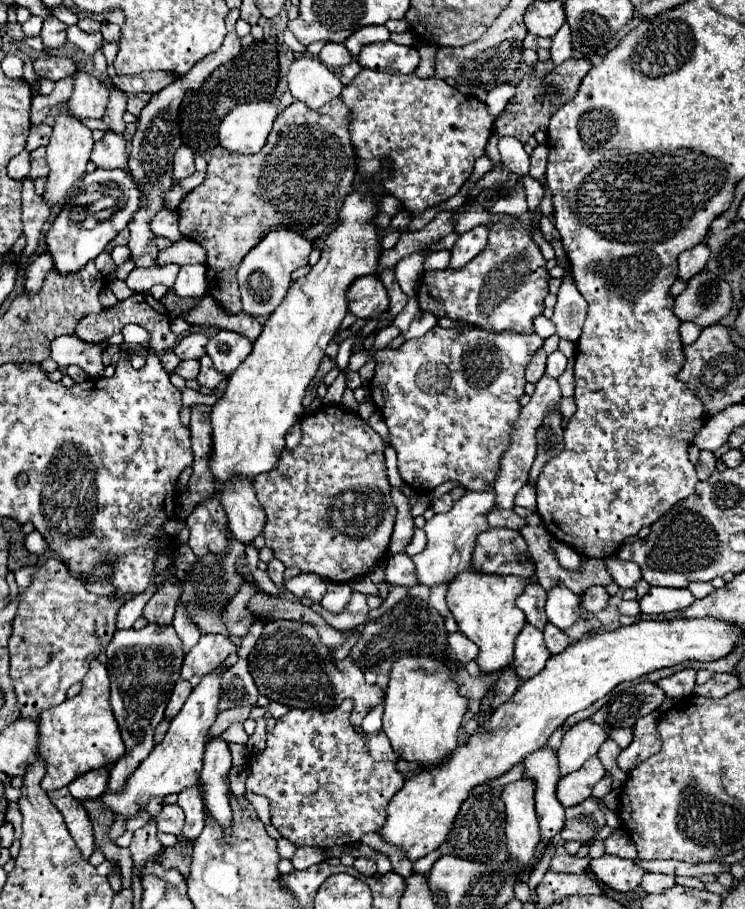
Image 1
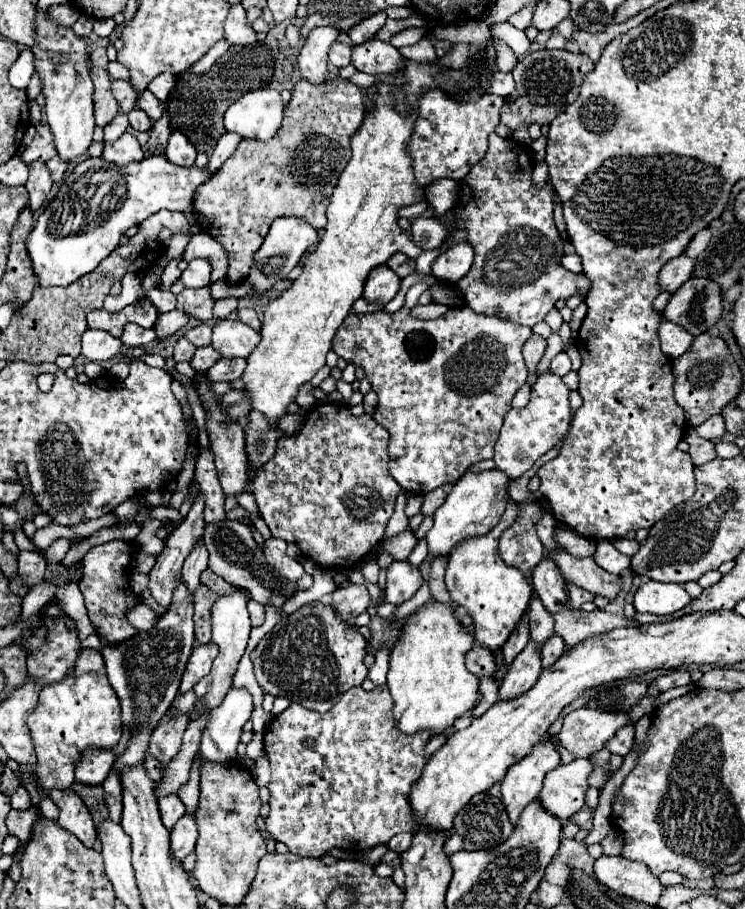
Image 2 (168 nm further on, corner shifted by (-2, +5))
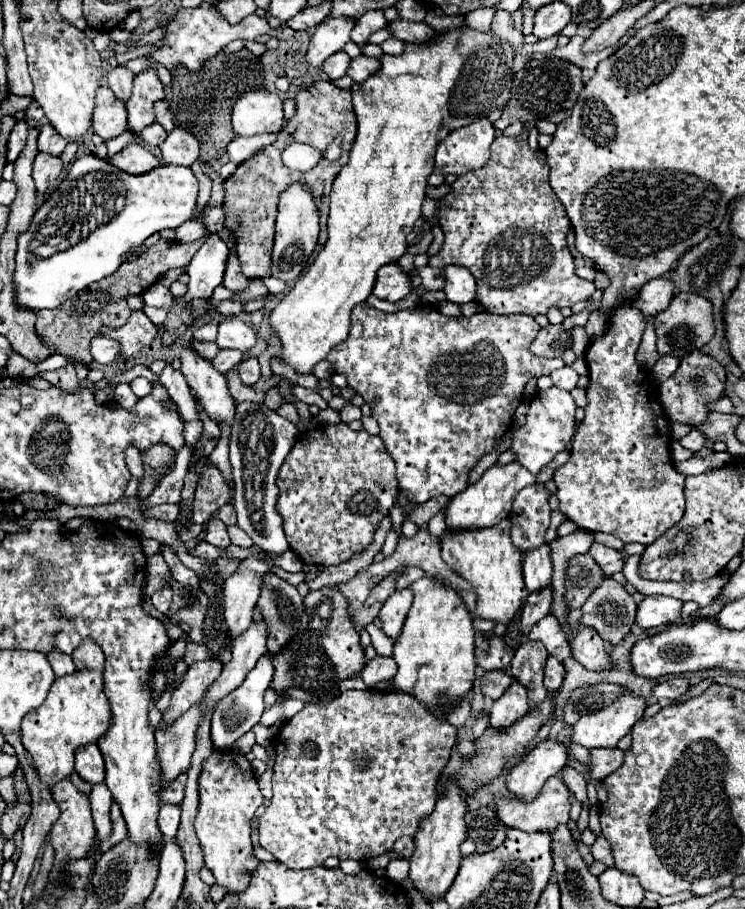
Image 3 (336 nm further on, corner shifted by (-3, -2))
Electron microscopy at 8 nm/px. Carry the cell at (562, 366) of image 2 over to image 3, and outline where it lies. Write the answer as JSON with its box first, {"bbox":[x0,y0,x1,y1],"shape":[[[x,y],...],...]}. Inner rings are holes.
{"bbox":[551,366,579,390],"shape":[[[565,366],[565,368],[553,370],[553,372],[551,372],[551,378],[553,378],[553,384],[555,384],[557,388],[573,390],[573,388],[577,386],[577,378],[579,378],[579,374],[577,374],[571,366]]]}

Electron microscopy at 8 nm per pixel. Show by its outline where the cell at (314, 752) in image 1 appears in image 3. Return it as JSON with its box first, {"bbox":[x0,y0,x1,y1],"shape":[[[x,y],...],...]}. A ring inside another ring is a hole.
{"bbox":[259,688,455,868],"shape":[[[375,688],[369,690],[345,690],[343,696],[333,700],[329,706],[307,704],[301,712],[297,712],[291,720],[287,720],[277,736],[275,736],[275,764],[273,764],[273,798],[265,812],[259,816],[259,842],[265,850],[269,850],[279,862],[287,868],[313,868],[323,864],[325,858],[337,856],[339,860],[369,860],[373,856],[381,856],[393,850],[393,844],[401,836],[413,836],[419,832],[419,824],[425,816],[429,816],[437,802],[437,778],[445,764],[449,762],[451,748],[455,746],[455,726],[447,720],[441,720],[431,710],[425,712],[425,706],[419,704],[415,698],[403,692],[381,692]]]}

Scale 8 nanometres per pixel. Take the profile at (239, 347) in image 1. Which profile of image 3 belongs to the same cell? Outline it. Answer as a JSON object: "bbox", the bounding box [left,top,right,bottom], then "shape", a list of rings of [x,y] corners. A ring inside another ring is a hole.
{"bbox":[215,318,257,354],"shape":[[[225,318],[219,324],[219,334],[215,342],[221,350],[241,350],[243,354],[249,354],[255,346],[255,338],[257,336],[251,324],[245,324],[239,318]]]}

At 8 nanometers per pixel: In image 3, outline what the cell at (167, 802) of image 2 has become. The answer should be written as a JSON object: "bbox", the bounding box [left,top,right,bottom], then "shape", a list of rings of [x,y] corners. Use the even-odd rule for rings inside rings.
{"bbox":[157,804,181,842],"shape":[[[171,804],[161,806],[157,822],[159,822],[159,830],[167,842],[175,838],[177,828],[179,828],[179,818],[181,818],[181,806],[171,806]]]}

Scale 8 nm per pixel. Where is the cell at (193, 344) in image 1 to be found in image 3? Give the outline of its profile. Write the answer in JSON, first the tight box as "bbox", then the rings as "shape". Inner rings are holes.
{"bbox":[193,320,217,342],"shape":[[[211,320],[203,326],[199,326],[195,332],[193,332],[193,338],[199,340],[199,342],[213,342],[217,338],[217,320]]]}

